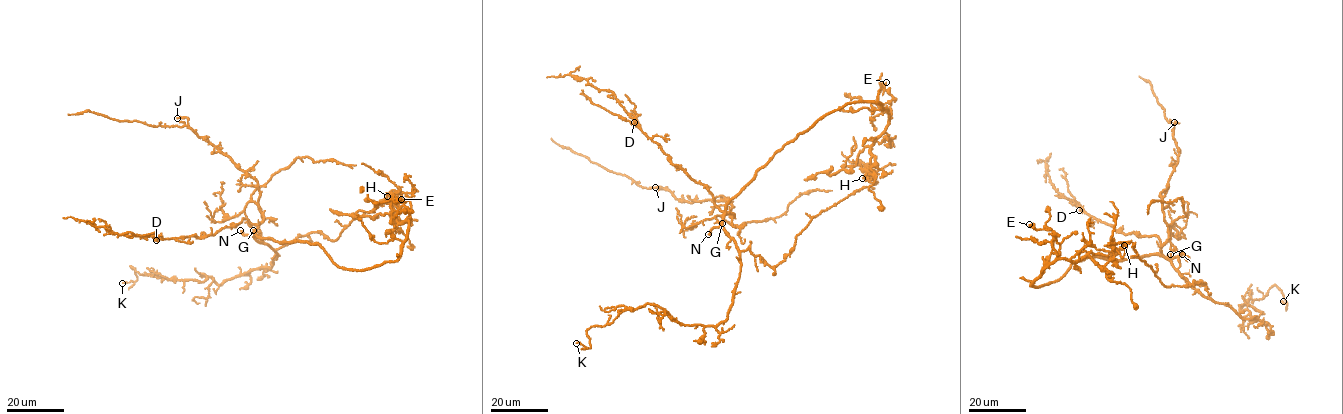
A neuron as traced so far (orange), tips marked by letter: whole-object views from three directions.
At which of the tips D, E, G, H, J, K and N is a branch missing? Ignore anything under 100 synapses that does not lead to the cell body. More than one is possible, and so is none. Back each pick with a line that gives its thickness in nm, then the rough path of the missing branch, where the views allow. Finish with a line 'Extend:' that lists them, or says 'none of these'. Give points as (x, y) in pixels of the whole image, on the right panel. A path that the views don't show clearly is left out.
N: 280 nm | (1182, 254), (1204, 247), (1251, 244), (1286, 225), (1290, 219), (1298, 223), (1306, 238), (1320, 238), (1319, 228)
Extend: N

